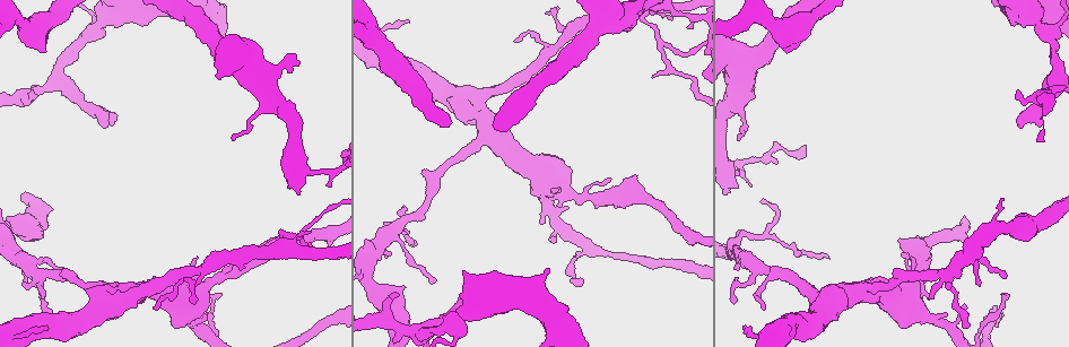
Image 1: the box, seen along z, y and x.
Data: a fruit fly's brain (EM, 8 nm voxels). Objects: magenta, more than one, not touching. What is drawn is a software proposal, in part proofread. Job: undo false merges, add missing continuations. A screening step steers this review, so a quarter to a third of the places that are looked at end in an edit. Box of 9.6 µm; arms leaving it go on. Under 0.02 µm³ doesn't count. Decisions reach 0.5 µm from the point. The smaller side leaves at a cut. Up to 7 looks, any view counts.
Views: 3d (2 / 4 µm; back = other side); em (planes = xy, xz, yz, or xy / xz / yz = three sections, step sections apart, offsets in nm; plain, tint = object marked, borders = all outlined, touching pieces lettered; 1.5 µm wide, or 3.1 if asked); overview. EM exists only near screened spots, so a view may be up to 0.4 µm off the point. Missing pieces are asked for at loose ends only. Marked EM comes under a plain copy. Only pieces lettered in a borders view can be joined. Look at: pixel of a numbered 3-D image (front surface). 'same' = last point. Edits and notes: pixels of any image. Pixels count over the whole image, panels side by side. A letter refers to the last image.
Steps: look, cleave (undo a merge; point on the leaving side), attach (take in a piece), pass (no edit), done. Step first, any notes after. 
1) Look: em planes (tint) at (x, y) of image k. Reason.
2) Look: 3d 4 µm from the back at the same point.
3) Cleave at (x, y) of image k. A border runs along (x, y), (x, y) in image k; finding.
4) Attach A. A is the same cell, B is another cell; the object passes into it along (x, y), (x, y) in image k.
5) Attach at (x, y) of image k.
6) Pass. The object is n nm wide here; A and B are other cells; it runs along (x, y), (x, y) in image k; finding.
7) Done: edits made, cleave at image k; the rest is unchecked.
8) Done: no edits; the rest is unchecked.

Look: 3d 4 µm at (968, 327) of image 1. Free end.

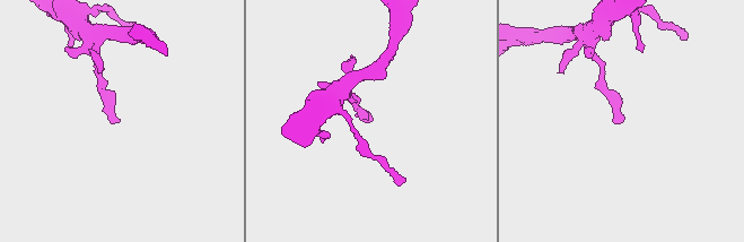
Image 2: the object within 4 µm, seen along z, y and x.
Look: em xz step 8 (tint) at (370, 119) of image 2. Need the tissue.

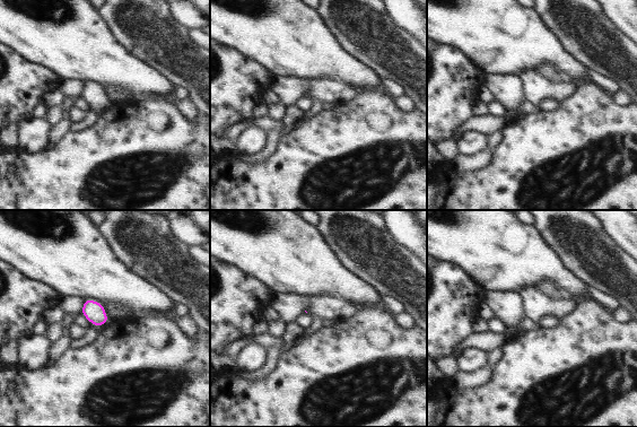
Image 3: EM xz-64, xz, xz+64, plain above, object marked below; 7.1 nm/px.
Look: em planes (borders) at the same point.

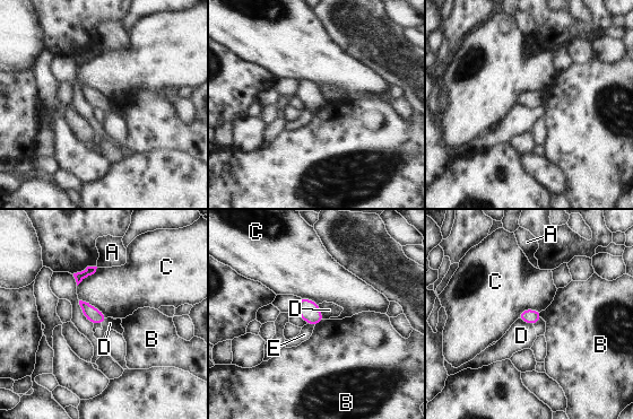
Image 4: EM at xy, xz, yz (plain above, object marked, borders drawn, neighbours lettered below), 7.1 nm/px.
Pass. The longest contact is with C, 240 nm; A, B, C, D and E are other cells; a border runs along (318, 304), (324, 319) in image 4; none of them fits.

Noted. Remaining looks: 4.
Look: em xz step 4 (borders) at (220, 295) of image 1. Branch stops here.

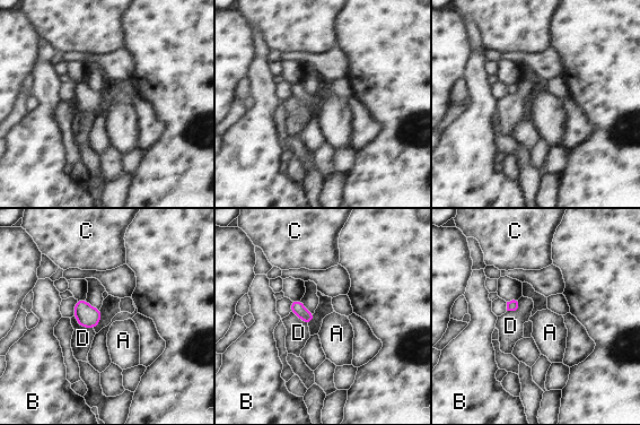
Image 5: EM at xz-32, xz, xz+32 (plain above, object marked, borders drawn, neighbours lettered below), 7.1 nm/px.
Look: em xy step 4 (borders) at the same point.

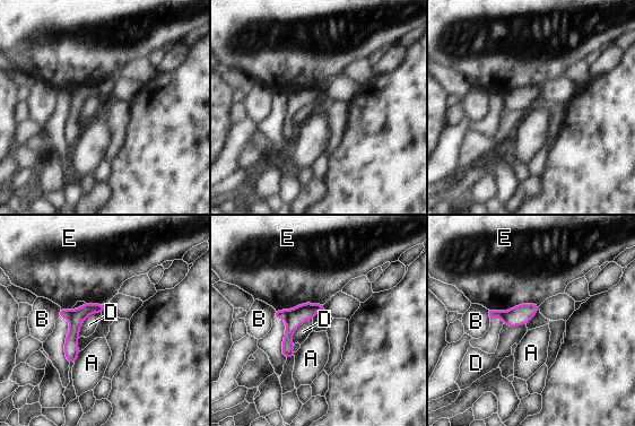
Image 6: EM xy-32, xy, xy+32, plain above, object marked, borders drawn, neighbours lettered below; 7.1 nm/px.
Pass. A, B, D and E are other cells; no lettered piece goes on from it.

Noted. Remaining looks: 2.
Done: no edits; the rest is unchecked.

